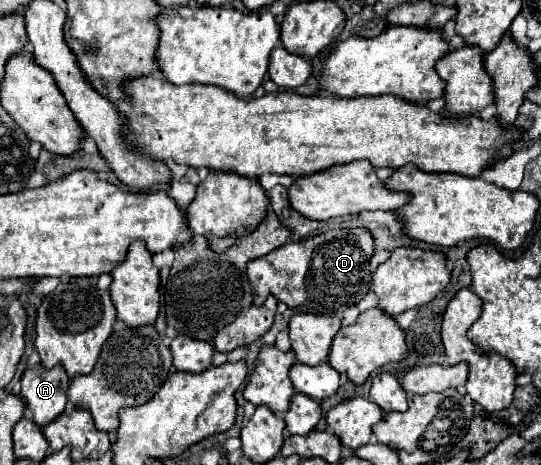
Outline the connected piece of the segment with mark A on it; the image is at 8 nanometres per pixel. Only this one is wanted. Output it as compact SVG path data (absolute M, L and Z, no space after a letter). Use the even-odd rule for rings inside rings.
M40 364L24 370L22 374L22 400L32 412L32 418L38 426L52 422L66 408L66 390L68 374L56 364L54 368L44 368Z

